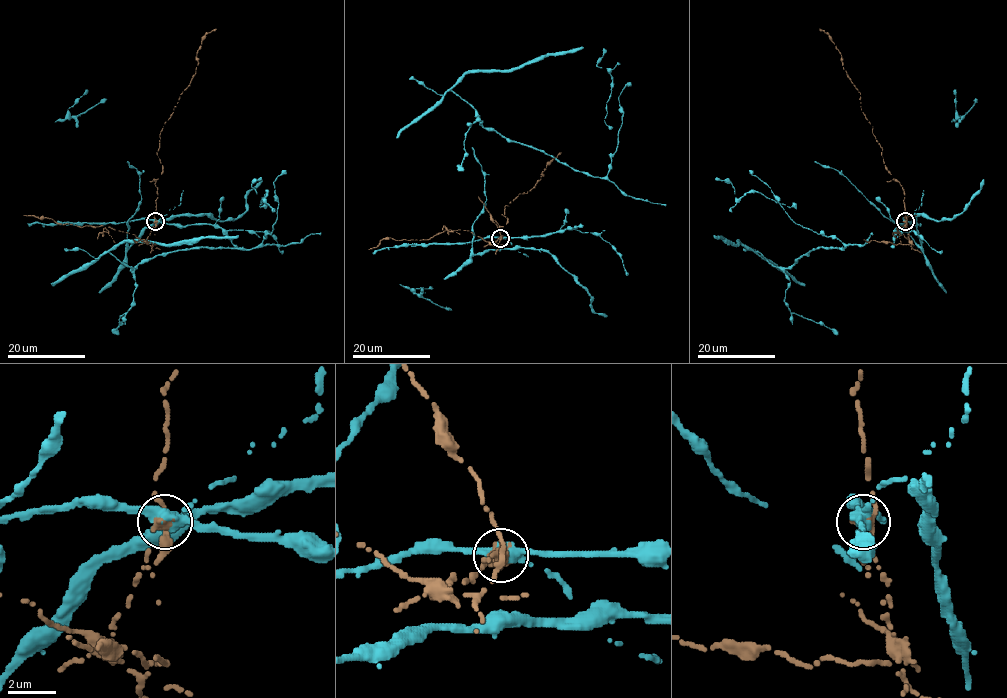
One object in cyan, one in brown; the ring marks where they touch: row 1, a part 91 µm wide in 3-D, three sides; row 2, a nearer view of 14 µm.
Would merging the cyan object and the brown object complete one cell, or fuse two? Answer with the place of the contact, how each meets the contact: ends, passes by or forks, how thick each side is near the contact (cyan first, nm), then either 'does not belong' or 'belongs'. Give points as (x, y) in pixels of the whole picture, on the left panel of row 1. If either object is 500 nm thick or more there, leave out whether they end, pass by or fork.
at (155, 221); cyan forks there; brown passes by; 360 nm thick on the cyan side, 400 nm on the other; does not belong

